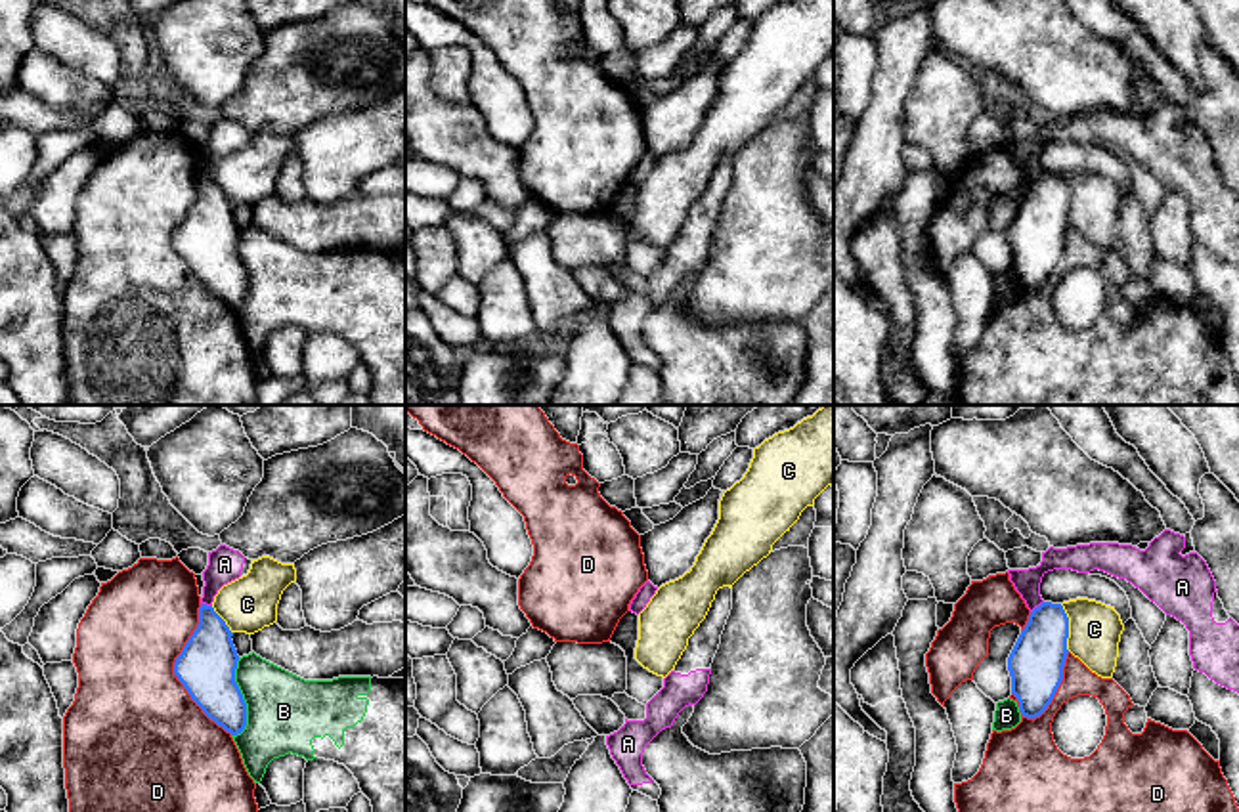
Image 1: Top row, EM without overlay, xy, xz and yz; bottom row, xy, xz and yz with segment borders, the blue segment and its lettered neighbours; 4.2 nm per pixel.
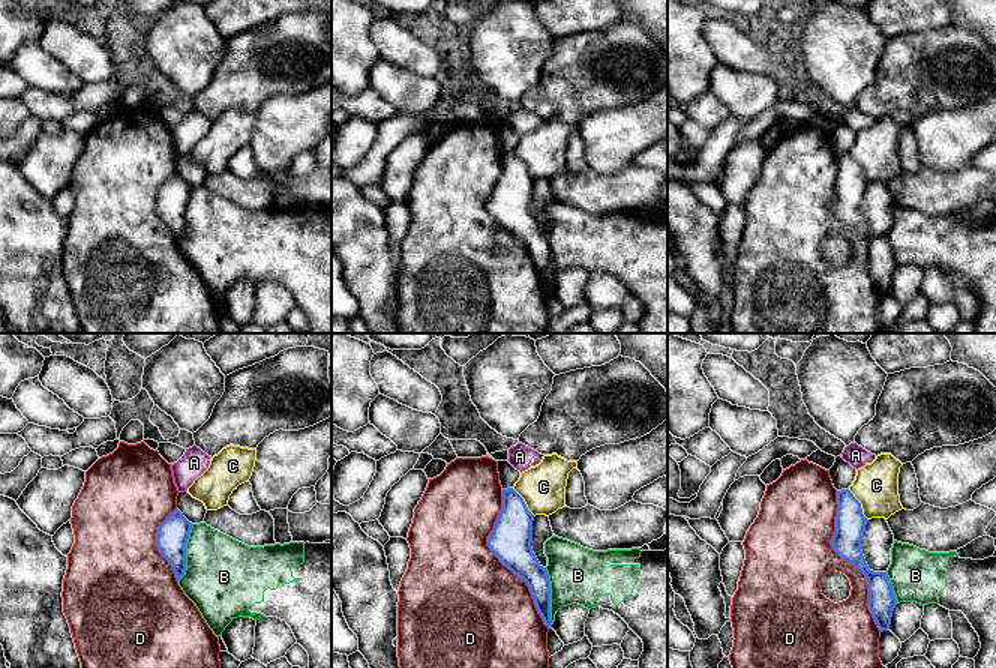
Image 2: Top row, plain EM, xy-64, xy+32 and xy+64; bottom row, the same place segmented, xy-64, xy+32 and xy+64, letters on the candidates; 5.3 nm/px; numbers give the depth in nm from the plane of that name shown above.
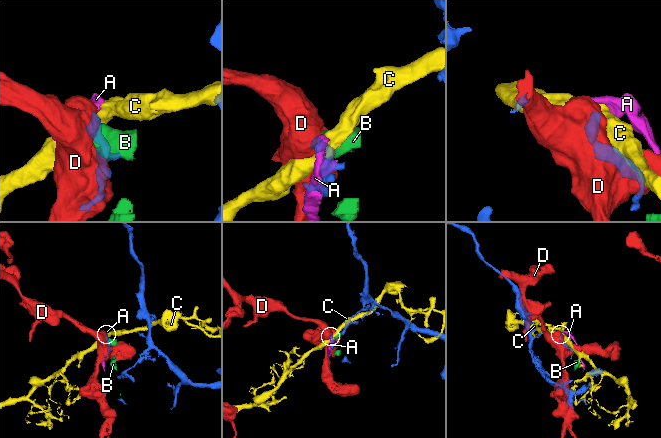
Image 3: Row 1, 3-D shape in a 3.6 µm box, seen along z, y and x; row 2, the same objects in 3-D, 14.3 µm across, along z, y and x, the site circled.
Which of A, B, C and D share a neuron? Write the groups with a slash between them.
A / B / C / D

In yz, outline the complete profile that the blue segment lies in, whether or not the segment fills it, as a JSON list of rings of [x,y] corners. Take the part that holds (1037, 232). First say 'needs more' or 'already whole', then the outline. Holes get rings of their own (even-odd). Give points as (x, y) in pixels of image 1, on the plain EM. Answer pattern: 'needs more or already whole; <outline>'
already whole; [[[1042,174],[1029,187],[1010,229],[1011,266],[1027,290],[1052,275],[1067,231],[1069,189],[1061,176]]]

